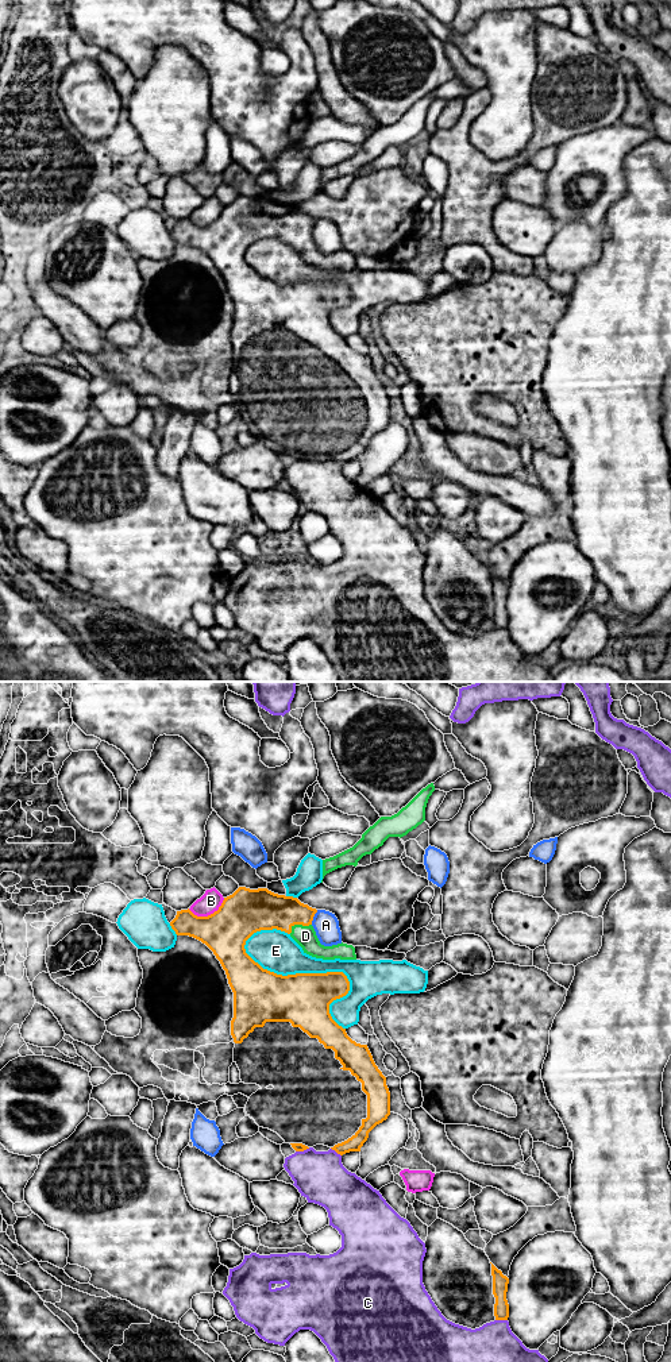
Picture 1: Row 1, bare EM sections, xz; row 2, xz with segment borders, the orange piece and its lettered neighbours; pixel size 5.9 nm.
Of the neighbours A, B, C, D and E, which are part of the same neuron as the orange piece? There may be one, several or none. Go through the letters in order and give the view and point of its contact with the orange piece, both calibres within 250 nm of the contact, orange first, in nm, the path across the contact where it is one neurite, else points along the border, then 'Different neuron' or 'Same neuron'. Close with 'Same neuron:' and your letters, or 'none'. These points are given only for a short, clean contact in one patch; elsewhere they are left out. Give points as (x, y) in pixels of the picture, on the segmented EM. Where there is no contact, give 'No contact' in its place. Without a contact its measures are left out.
A: Touches orange at xz (313, 915). Thickness 200 nm (orange) against 150 nm. Different neuron
B: Touches orange at xz (208, 915). Thickness 280 nm (orange) against 120 nm. Different neuron
C: Touches orange at xz (501, 1319). Thickness 100 nm (orange) against 240 nm. Different neuron
D: Touches orange at xz (299, 923). Thickness 240 nm (orange) against 130 nm. Same neuron
E: Touches orange at xz (320, 973). Thickness 320 nm (orange) against 220 nm. Different neuron
Same neuron: D

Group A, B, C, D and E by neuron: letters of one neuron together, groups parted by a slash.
A / B / C / D / E

